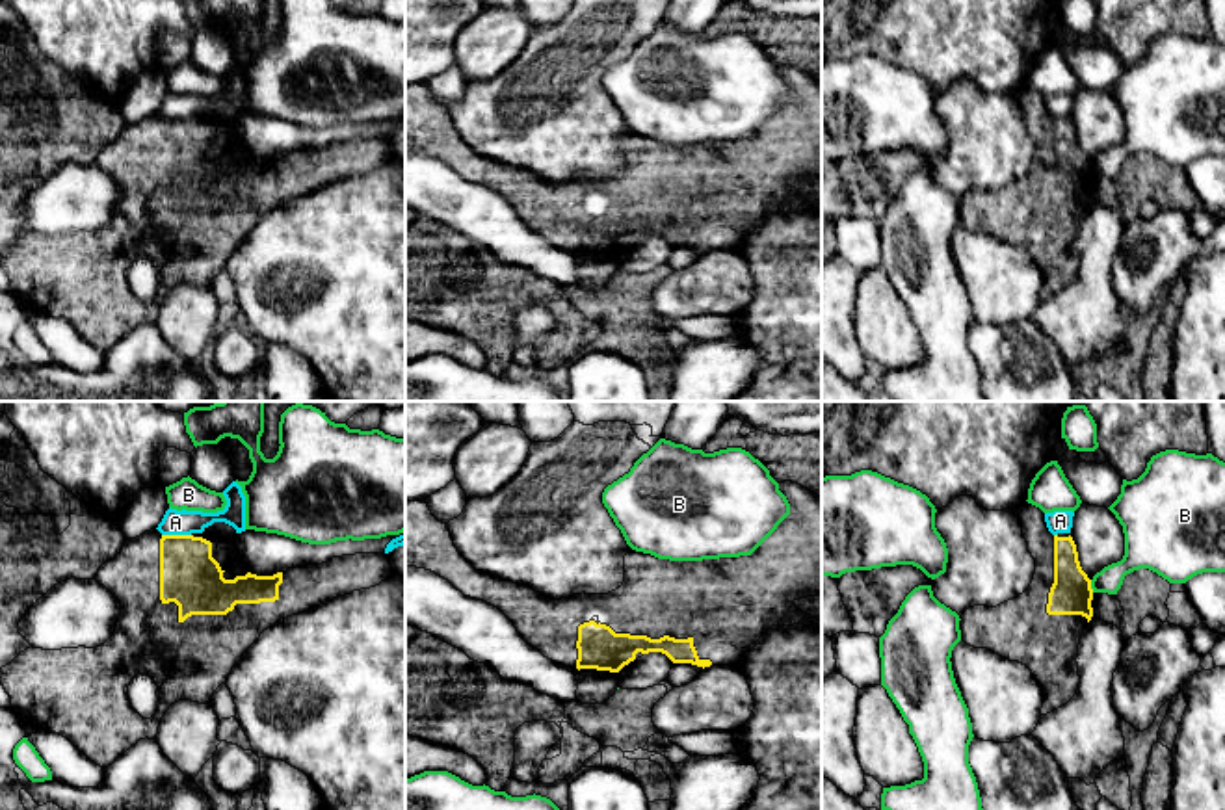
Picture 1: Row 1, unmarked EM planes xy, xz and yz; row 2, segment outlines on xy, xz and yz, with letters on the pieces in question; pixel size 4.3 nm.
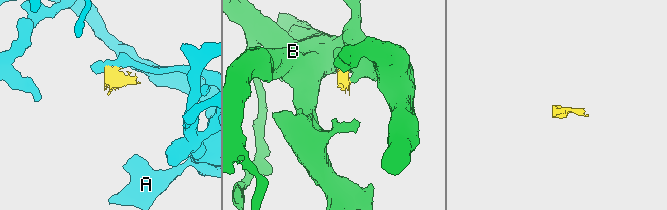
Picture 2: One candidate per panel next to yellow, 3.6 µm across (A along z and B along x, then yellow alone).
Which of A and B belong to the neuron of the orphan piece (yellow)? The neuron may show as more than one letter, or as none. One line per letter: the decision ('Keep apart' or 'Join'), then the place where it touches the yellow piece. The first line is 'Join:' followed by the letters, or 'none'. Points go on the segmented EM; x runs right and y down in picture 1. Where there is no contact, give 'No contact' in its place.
Join: none
A: Keep apart. Touches yellow at xy (177, 535)
B: Keep apart. Touches yellow at yz (1090, 586)

